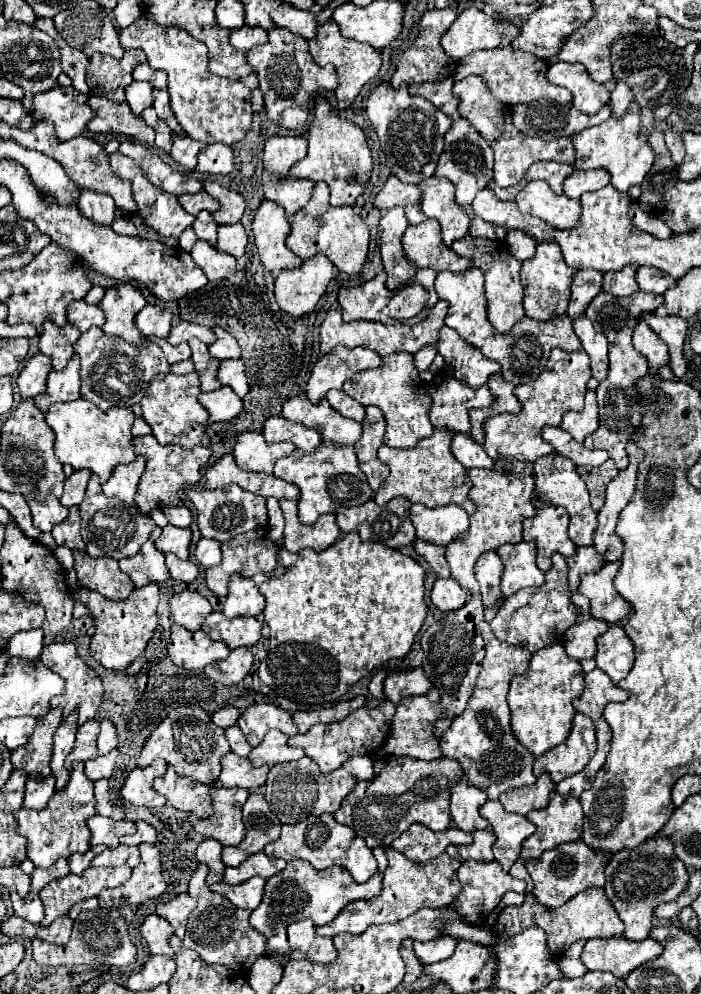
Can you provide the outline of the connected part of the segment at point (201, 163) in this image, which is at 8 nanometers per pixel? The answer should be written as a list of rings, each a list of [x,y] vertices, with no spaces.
[[[214,143],[214,145],[206,145],[200,151],[196,171],[208,173],[208,175],[228,175],[232,171],[232,167],[234,167],[232,149],[228,145]]]

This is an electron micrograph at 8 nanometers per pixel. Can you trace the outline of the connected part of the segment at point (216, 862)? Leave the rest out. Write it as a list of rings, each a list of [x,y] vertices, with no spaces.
[[[204,839],[196,849],[198,863],[202,863],[210,869],[208,885],[212,885],[216,881],[222,881],[222,877],[224,877],[224,867],[226,865],[220,859],[220,851],[222,851],[222,843],[216,841],[216,839]]]

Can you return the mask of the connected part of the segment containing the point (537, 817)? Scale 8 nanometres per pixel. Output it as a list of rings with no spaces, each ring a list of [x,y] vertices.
[[[552,791],[550,793],[550,803],[546,809],[540,809],[540,811],[532,811],[526,815],[534,825],[536,825],[536,833],[532,837],[528,837],[522,845],[522,855],[520,855],[520,861],[514,863],[514,867],[510,869],[510,875],[514,879],[522,879],[527,884],[526,891],[531,892],[534,888],[534,883],[528,874],[526,867],[526,861],[530,859],[538,859],[544,851],[548,849],[554,849],[562,843],[568,843],[568,841],[576,841],[580,839],[582,835],[582,805],[576,797],[564,797],[560,795],[558,791]]]

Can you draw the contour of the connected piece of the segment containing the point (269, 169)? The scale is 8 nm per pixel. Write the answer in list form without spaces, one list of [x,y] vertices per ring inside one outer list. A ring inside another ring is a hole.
[[[272,135],[266,145],[264,145],[264,155],[262,155],[262,163],[264,163],[264,173],[262,173],[262,185],[264,185],[264,195],[270,201],[276,201],[278,205],[282,205],[286,209],[286,215],[292,217],[298,209],[302,209],[312,193],[312,185],[314,183],[286,183],[286,175],[290,171],[290,167],[300,161],[306,153],[306,139],[304,137],[282,137],[282,135]]]

